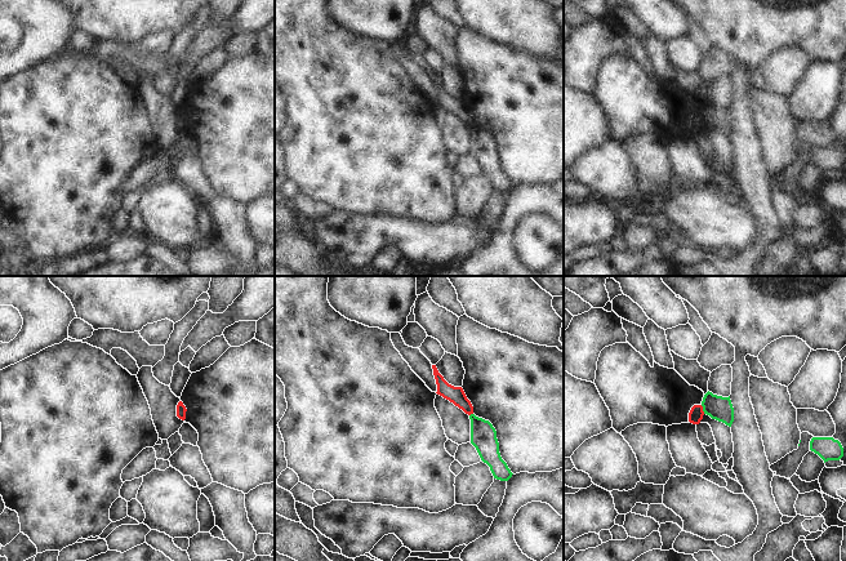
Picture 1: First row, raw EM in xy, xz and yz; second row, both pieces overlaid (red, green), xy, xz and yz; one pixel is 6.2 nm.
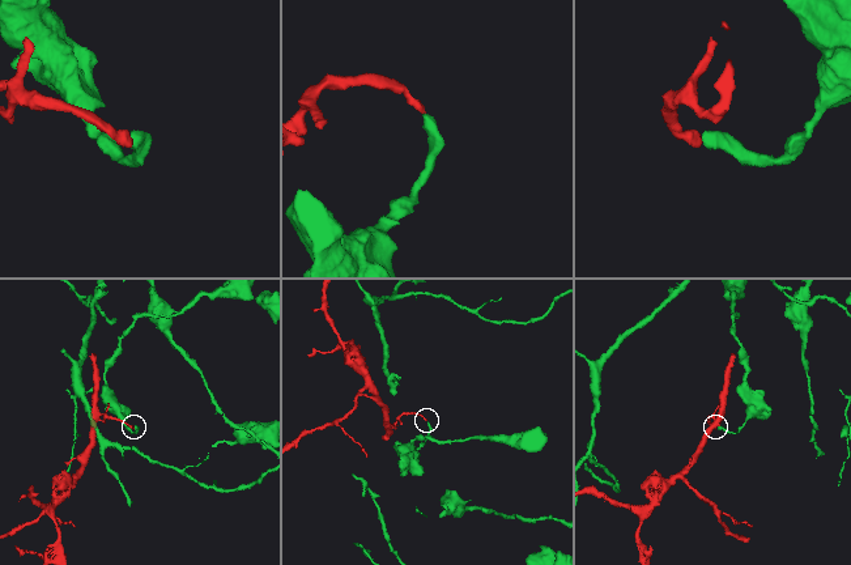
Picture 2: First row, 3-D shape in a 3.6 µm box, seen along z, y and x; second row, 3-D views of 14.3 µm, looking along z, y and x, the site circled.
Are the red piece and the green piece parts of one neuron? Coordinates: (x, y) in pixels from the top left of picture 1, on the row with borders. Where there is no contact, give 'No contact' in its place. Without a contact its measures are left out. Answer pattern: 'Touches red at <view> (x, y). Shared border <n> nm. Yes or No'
Touches red at yz (702, 409). Shared border 60 nm. No.

